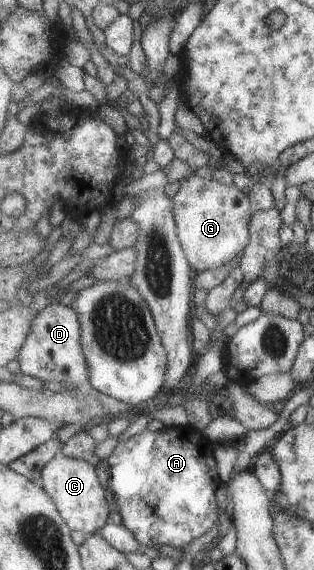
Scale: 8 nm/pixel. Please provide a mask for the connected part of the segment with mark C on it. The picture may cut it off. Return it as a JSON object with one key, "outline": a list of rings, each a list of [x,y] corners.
{"outline":[[[58,455],[44,467],[40,482],[47,489],[48,495],[54,498],[62,517],[74,531],[81,531],[87,537],[108,524],[111,505],[108,505],[106,489],[100,483],[96,466],[88,461]]]}

